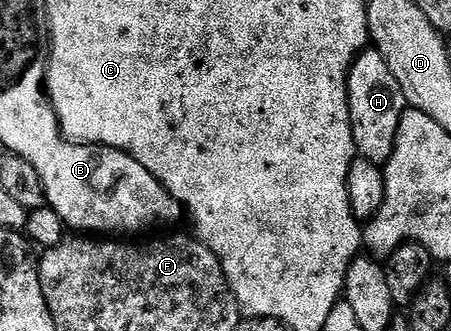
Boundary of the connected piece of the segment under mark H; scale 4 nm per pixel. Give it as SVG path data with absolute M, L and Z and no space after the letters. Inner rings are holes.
M366 48L352 62L348 73L348 103L357 155L378 167L387 166L396 137L400 135L398 124L406 121L404 110L409 109L409 104L402 92L402 84L394 80L394 72L390 72L390 64L386 64L380 50Z

